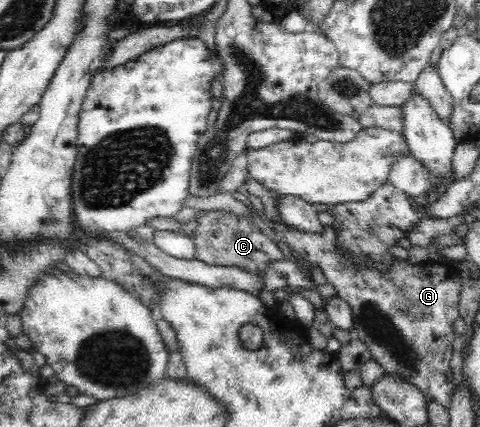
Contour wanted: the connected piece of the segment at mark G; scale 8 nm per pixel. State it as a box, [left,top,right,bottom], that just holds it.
[259,213,461,406]

